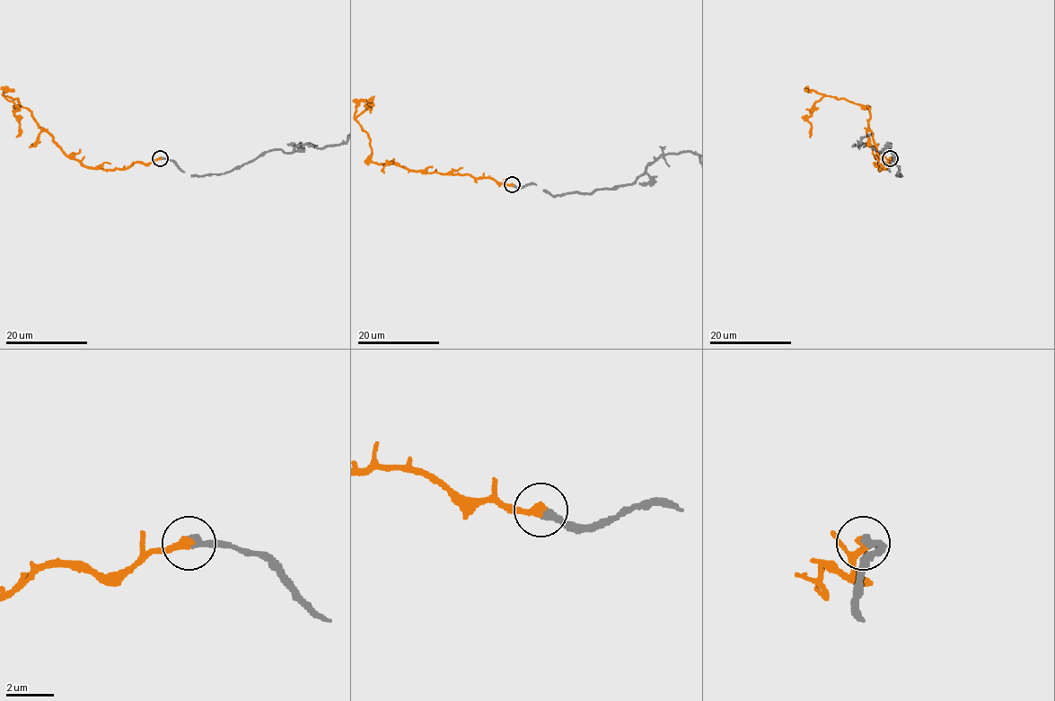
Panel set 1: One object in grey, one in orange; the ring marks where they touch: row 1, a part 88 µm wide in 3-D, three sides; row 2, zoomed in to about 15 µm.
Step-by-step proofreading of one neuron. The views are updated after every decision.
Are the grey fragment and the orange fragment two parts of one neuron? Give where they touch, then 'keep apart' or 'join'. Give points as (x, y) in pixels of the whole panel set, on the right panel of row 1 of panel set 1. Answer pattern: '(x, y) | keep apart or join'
(890, 158) | join

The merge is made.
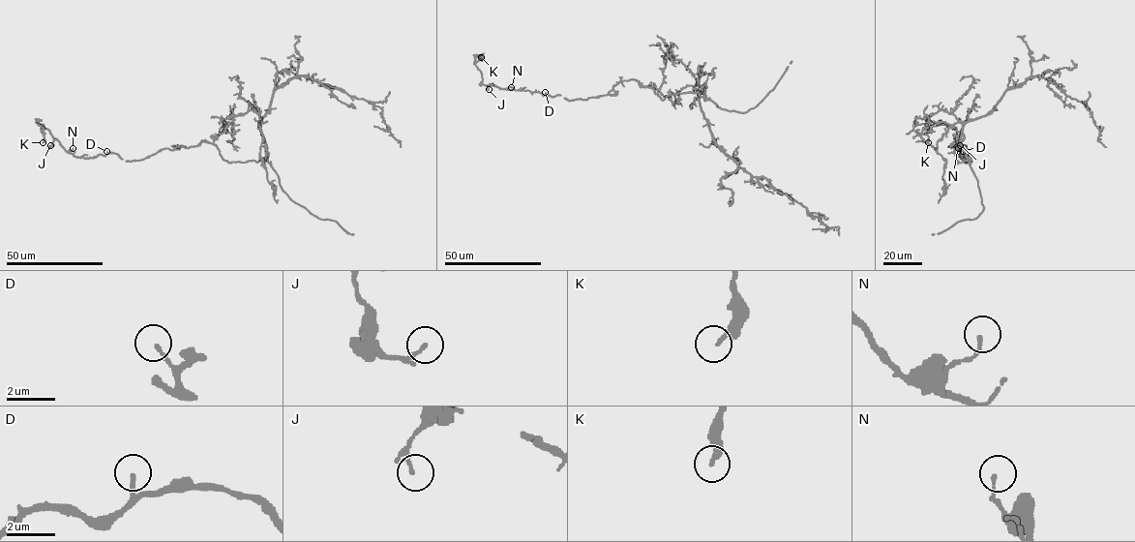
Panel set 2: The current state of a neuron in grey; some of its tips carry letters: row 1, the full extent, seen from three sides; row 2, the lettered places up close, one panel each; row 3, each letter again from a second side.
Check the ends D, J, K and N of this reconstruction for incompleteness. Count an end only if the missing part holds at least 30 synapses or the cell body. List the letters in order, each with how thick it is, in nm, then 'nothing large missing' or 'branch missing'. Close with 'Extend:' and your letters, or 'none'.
D: calibre 140 nm; nothing large missing
J: calibre 140 nm; nothing large missing
K: calibre 160 nm; nothing large missing
N: calibre 140 nm; nothing large missing
Extend: none

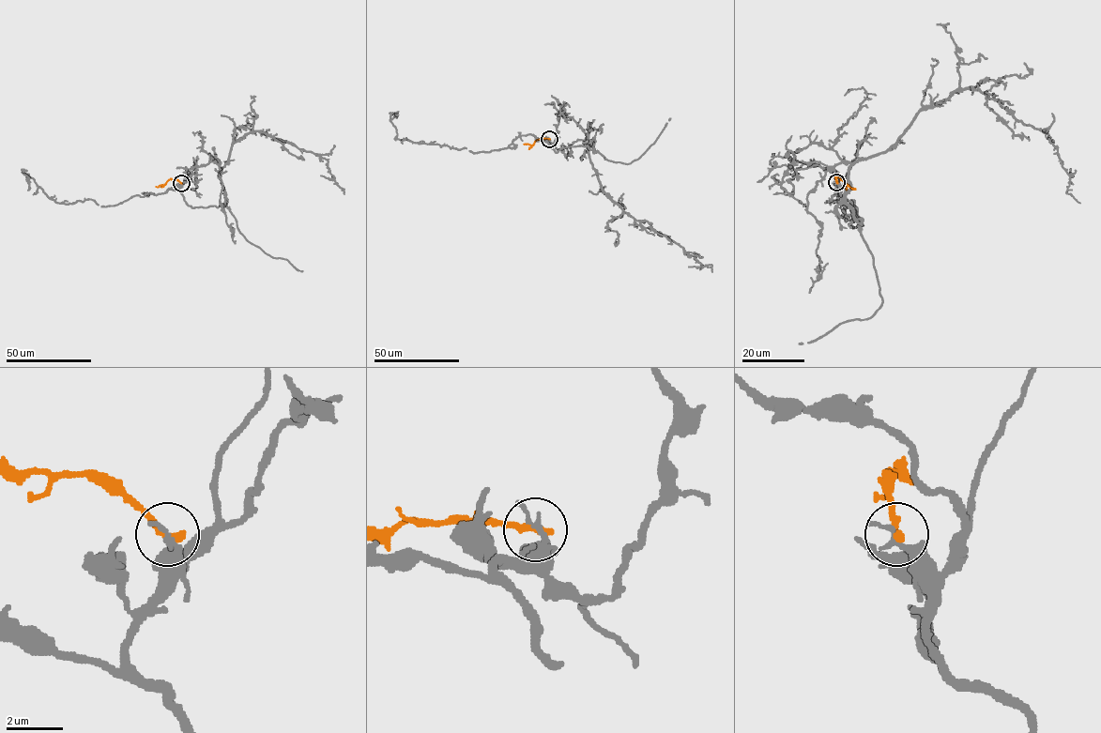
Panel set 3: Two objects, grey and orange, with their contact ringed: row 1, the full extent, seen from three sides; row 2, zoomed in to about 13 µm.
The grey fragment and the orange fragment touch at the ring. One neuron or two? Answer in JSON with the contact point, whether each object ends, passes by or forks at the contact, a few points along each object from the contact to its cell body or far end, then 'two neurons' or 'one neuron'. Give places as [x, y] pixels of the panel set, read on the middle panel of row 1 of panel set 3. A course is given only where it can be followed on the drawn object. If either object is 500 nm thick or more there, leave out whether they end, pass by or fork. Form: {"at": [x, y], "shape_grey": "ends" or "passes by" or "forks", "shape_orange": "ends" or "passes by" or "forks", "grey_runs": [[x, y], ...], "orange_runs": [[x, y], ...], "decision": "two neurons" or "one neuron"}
{"at": [549, 139], "shape_grey": "ends", "shape_orange": "ends", "grey_runs": [[549, 139], [556, 152], [593, 152], [593, 144], [587, 147], [605, 194], [711, 272]], "orange_runs": [[549, 139], [537, 139], [531, 145], [524, 144]], "decision": "two neurons"}

